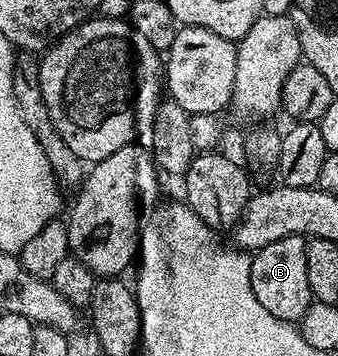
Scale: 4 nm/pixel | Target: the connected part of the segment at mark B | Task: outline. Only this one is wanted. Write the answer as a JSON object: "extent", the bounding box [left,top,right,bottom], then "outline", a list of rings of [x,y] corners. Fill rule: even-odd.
{"extent":[251,236,313,322],"outline":[[[302,236],[277,238],[277,242],[269,242],[269,246],[258,249],[251,256],[253,294],[257,294],[257,302],[261,302],[273,318],[298,322],[313,302],[306,269],[306,246],[307,240]]]}

